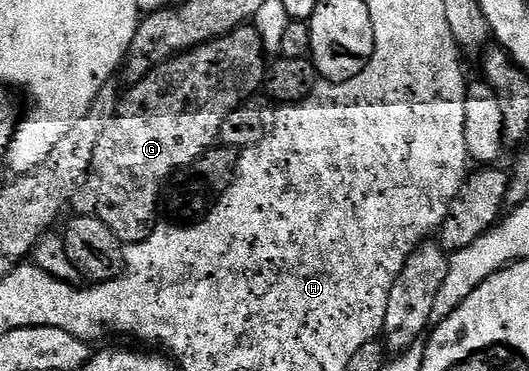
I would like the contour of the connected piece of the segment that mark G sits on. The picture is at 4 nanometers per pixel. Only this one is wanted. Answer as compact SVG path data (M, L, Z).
M247 24L236 27L231 34L222 38L195 46L185 54L175 54L155 66L142 80L133 83L127 89L130 90L127 94L125 91L112 124L108 124L100 144L96 144L96 152L84 183L84 195L90 205L87 207L110 225L123 244L142 242L154 231L159 221L160 199L168 182L166 177L173 170L193 167L204 151L219 141L228 112L263 89L267 65L268 54L263 49L261 36L252 24Z

